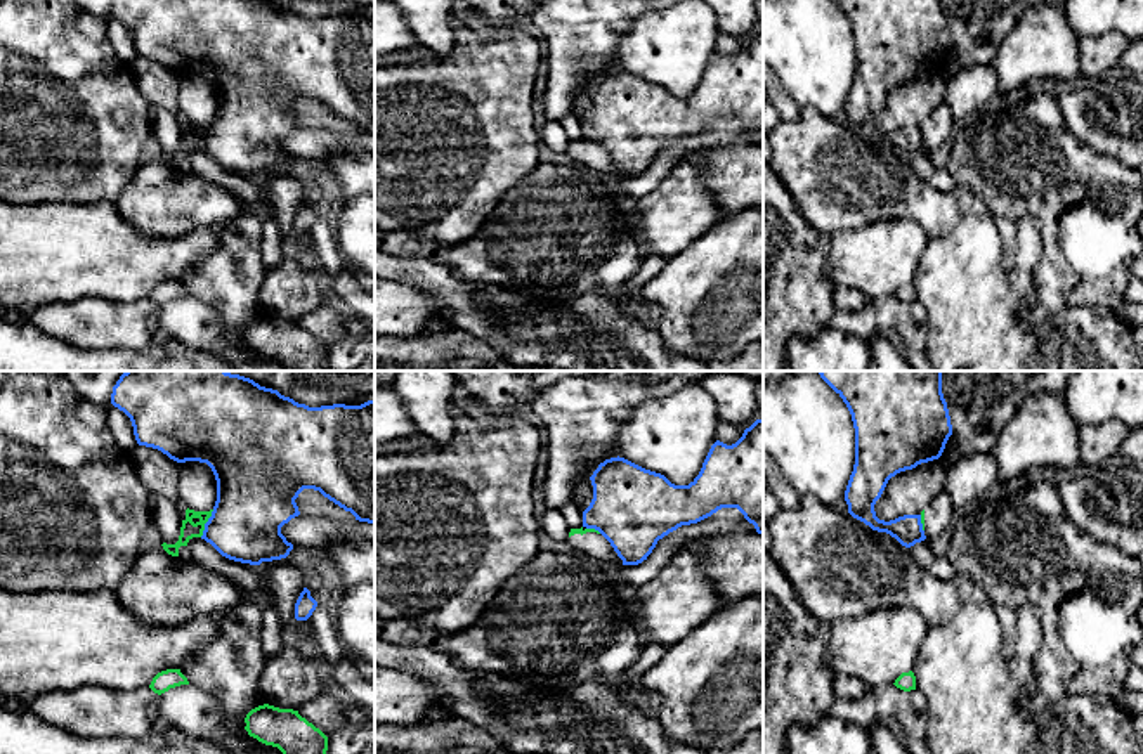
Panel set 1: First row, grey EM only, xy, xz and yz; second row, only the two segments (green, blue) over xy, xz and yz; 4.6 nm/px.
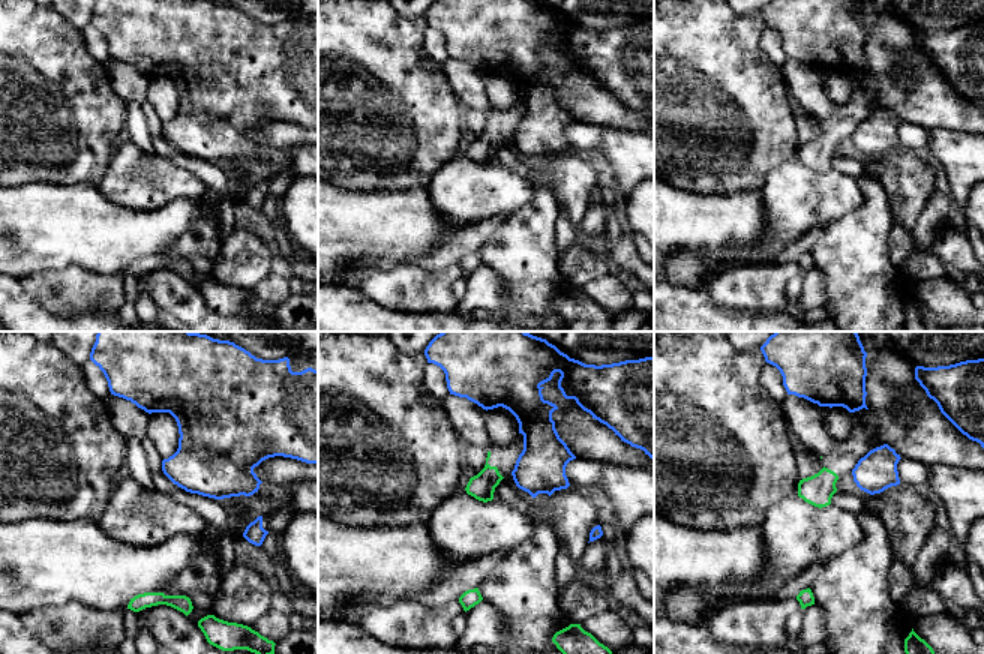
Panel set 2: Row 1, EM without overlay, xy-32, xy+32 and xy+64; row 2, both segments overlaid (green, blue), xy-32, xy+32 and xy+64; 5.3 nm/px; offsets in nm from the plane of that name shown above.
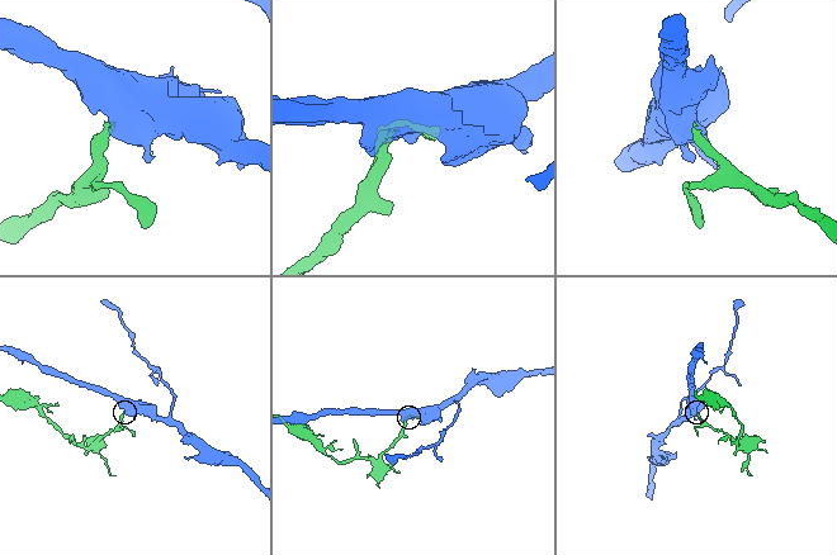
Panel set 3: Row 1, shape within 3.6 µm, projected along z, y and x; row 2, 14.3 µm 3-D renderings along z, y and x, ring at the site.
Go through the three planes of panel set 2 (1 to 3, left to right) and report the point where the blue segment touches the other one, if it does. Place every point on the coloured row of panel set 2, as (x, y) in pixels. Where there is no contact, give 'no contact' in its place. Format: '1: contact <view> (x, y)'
1: no contact
2: no contact
3: no contact

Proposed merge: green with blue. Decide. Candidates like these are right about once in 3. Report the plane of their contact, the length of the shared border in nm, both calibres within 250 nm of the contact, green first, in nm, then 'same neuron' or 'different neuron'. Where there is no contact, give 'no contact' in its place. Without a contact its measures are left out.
xy | 140 nm | 80/360 nm | different neuron

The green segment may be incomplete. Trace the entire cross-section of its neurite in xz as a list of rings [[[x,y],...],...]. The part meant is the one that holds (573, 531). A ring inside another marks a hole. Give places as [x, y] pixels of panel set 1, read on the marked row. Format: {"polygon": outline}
{"polygon": [[[571,529],[569,544],[576,553],[593,558],[600,563],[623,565],[623,560],[617,556],[611,543],[595,529]]]}

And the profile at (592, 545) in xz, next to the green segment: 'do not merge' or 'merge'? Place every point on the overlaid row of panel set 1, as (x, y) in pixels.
merge

